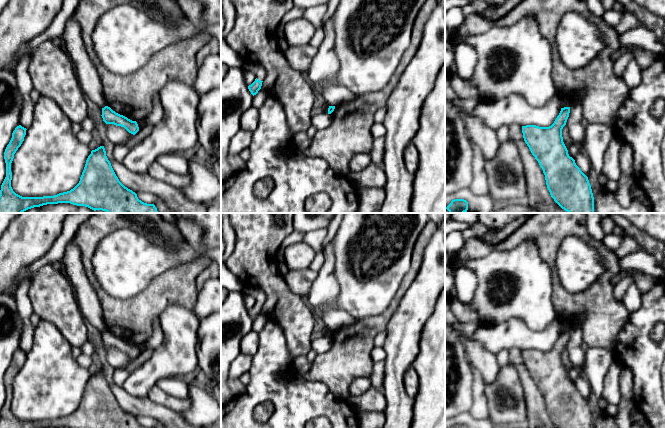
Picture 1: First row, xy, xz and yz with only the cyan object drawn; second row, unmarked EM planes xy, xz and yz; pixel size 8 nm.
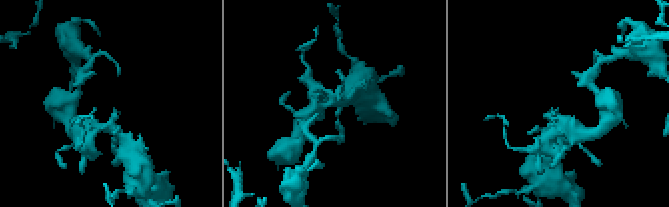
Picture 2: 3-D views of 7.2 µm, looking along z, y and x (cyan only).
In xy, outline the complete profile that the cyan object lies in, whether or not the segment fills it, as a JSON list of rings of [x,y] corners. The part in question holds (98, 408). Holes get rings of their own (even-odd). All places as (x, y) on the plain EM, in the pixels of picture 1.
[[[21,349],[17,350],[5,373],[6,401],[1,409],[0,428],[147,428],[119,405],[104,370],[91,375],[79,407],[70,415],[43,421],[22,421],[16,418],[11,411],[11,387],[24,365],[26,354]]]

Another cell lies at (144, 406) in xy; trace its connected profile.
[[[115,384],[110,387],[119,405],[135,417],[152,417],[165,428],[204,428],[188,423],[180,413],[152,402],[147,396],[137,398],[128,394],[123,387]]]

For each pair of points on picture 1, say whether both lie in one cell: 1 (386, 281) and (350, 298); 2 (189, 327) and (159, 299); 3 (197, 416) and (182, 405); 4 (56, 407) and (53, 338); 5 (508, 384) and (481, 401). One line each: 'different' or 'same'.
1: same
2: different
3: different
4: same
5: different

